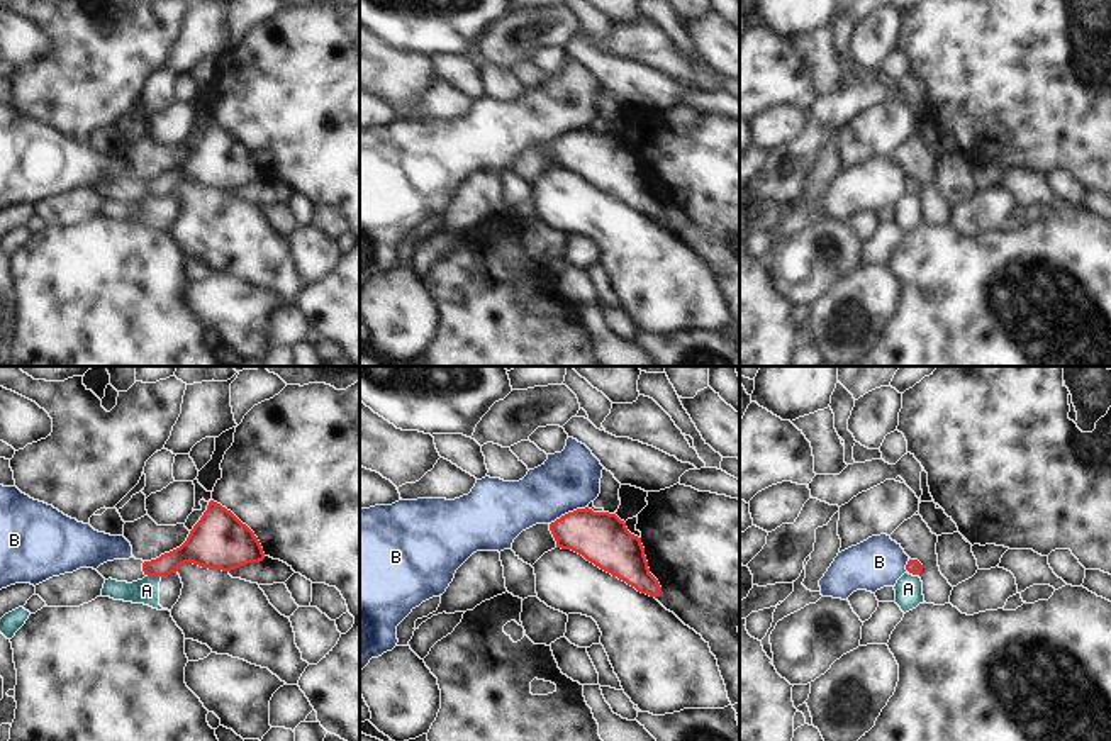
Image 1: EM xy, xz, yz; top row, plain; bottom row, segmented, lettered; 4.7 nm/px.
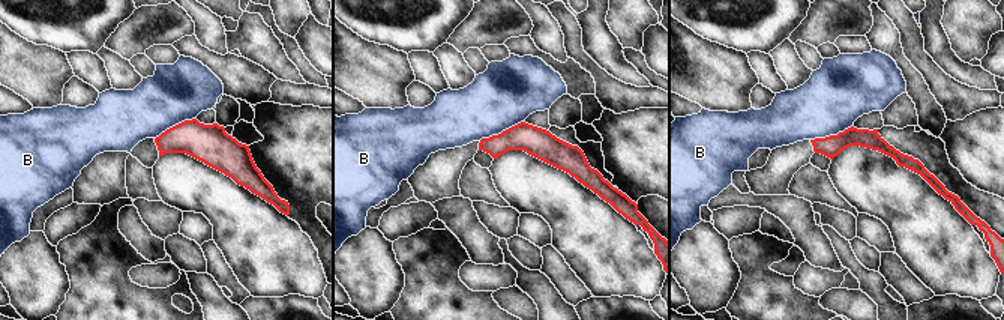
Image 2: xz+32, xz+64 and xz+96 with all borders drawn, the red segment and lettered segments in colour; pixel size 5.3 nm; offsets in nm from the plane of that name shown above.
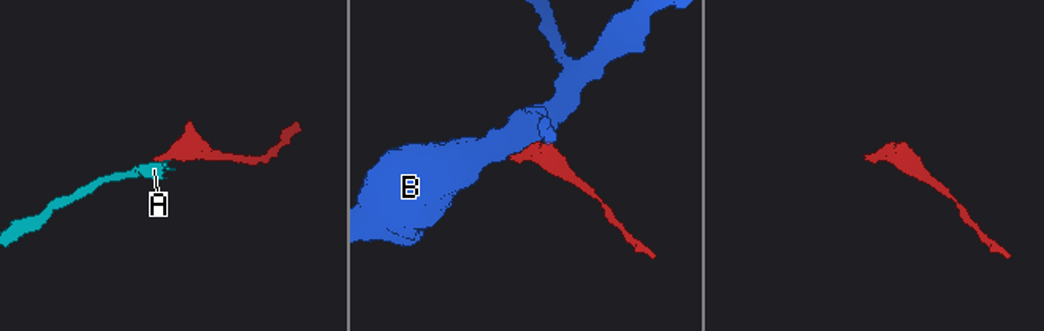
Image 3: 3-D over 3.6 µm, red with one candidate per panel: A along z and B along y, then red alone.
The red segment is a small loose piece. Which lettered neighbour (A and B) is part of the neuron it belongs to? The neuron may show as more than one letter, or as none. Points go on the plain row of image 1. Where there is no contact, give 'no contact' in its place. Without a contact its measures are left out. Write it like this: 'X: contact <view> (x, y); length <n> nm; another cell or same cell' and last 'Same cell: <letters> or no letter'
A: contact xy (155, 195); length 70 nm; another cell
B: contact xz (569, 133); length 200 nm; another cell
Same cell: no letter

